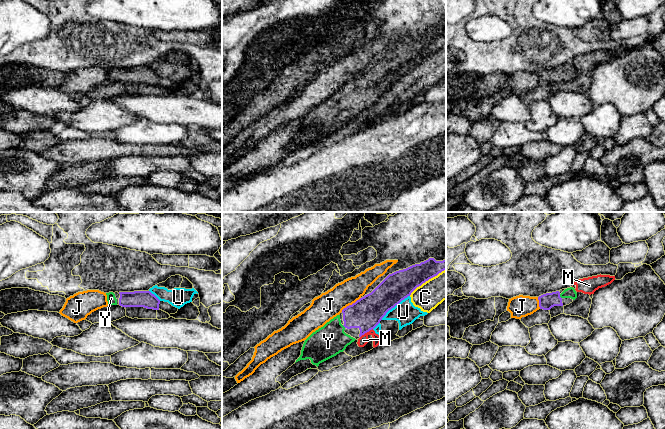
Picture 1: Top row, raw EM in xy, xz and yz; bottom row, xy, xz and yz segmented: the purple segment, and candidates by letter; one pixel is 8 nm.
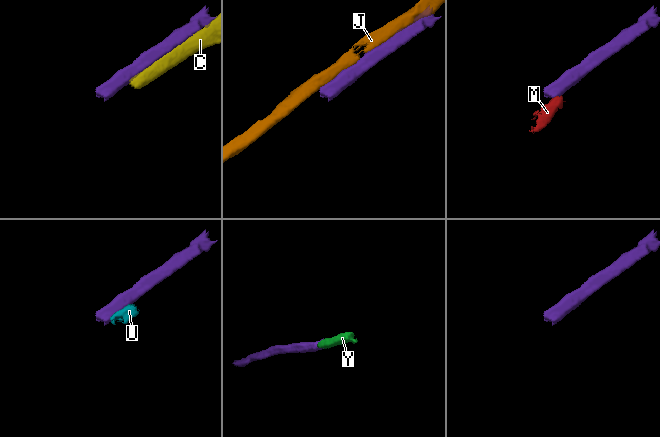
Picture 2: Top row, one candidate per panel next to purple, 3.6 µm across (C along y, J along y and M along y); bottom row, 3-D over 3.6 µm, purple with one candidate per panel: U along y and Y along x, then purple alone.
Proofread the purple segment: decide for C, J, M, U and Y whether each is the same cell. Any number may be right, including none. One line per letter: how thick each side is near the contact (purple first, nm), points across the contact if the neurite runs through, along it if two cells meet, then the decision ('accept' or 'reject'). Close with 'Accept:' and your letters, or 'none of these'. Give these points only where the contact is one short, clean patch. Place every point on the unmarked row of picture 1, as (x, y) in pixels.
C: 220 nm thick on the purple side, 220 nm on the other; reject
J: 260 nm thick on the purple side, 220 nm on the other; reject
M: 260 nm thick on the purple side, 80 nm on the other; border along xz (372, 104), (360, 113); reject
U: 260 nm thick on the purple side, 180 nm on the other; border along xz (409, 71), (392, 83), (381, 95); reject
Y: 130 nm thick on the purple side, 80 nm on the other; runs through yz (546, 77), (559, 72), (570, 68); accept
Accept: Y

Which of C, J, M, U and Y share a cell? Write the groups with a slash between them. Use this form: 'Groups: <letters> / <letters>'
Groups: C M U / J / Y

